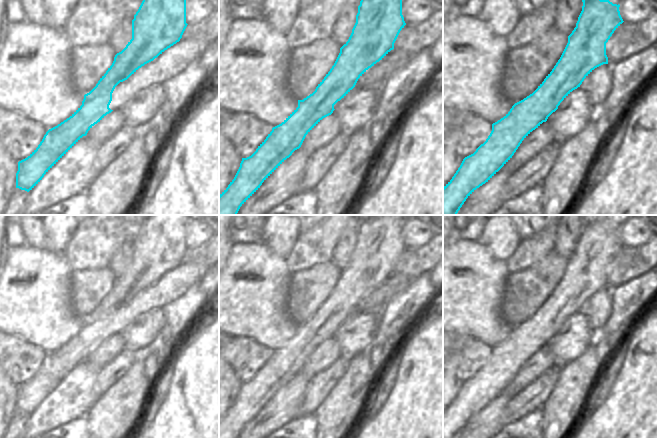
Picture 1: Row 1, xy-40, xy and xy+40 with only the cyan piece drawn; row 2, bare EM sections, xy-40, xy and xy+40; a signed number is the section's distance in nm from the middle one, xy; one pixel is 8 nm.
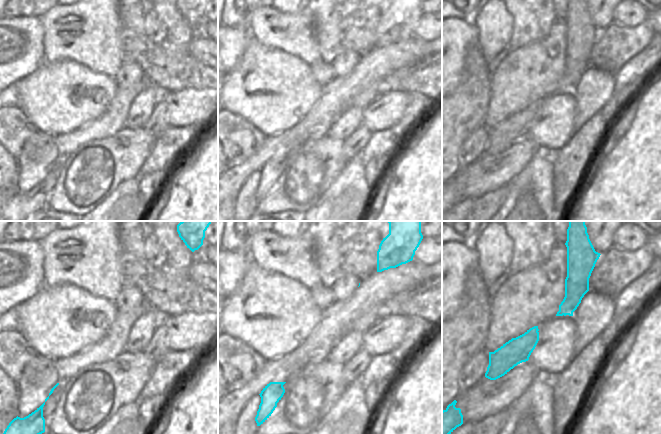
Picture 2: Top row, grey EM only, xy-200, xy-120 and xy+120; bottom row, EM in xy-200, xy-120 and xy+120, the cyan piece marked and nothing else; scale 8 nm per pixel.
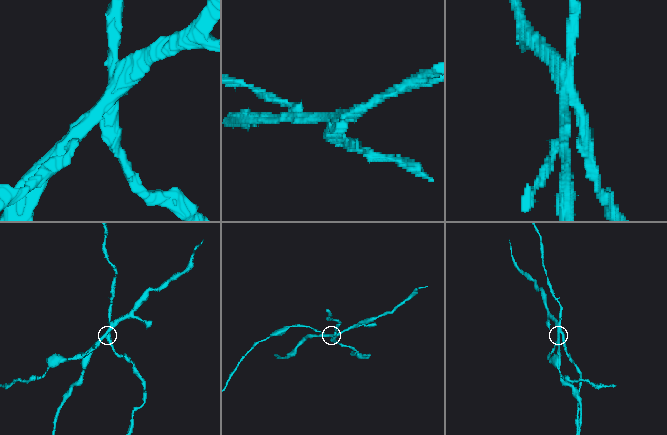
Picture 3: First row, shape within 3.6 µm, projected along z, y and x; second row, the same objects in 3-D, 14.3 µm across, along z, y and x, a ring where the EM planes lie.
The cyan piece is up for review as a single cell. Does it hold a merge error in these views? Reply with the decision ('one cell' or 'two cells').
two cells

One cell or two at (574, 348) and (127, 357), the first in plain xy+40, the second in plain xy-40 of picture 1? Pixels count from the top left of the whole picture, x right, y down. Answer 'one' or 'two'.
two

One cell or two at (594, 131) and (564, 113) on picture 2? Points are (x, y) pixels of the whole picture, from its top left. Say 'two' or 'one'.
two

